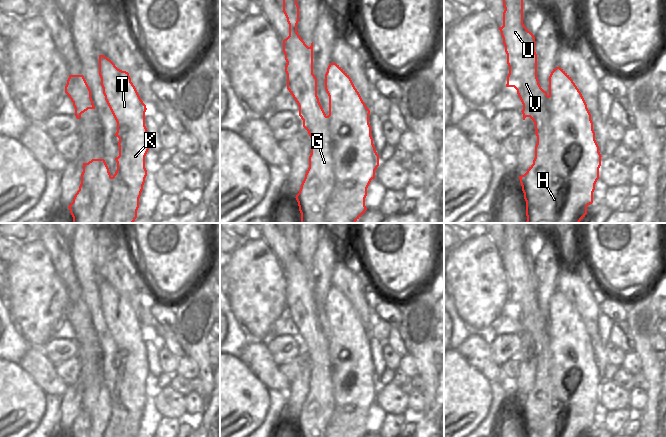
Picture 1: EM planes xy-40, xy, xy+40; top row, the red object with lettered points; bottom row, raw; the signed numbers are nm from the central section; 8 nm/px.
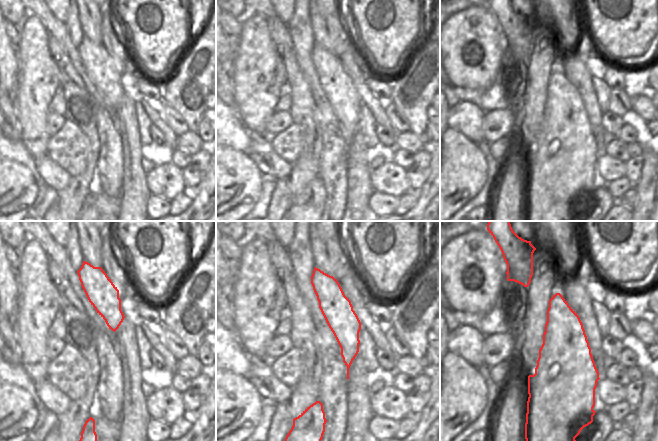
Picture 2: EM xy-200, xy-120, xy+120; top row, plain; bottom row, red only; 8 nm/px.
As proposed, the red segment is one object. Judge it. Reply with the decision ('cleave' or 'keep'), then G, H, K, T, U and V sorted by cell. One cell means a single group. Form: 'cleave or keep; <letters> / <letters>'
cleave; G H K T / U V

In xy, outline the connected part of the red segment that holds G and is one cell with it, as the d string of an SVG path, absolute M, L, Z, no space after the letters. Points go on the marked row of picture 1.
M330 63L325 74L325 90L329 96L329 115L323 118L322 127L310 127L311 154L309 168L296 195L301 223L355 223L367 210L367 188L375 179L379 155L375 150L369 124L370 110L363 102L349 75L336 63Z

